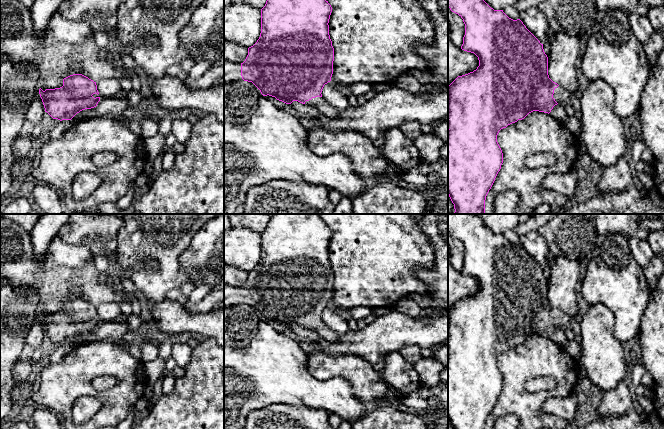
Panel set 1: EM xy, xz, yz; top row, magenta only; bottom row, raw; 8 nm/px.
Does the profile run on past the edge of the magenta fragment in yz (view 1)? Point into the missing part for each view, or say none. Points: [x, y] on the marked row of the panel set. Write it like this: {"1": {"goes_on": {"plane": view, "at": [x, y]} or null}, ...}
{"1": {"goes_on": {"plane": "yz", "at": [561, 95]}}}

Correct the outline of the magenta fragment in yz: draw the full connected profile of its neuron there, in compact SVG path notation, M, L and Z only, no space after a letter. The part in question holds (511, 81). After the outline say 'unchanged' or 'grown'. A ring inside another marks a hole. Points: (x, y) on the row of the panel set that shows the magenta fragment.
M448 0L450 10L458 14L465 24L465 35L461 49L474 53L479 60L479 66L473 72L458 76L448 85L448 195L454 204L454 214L485 214L485 200L503 163L503 153L497 142L499 131L508 125L524 119L529 113L539 111L550 113L557 104L565 104L572 93L553 82L548 75L548 57L544 52L543 44L526 28L520 19L509 18L503 10L494 10L484 0Z; grown

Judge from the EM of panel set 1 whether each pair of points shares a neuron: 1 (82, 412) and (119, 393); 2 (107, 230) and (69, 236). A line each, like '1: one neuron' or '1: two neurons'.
1: two neurons
2: one neuron

